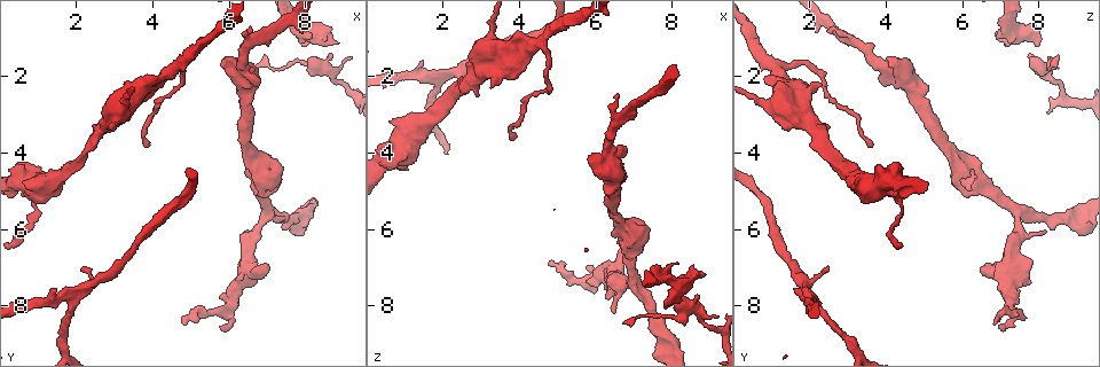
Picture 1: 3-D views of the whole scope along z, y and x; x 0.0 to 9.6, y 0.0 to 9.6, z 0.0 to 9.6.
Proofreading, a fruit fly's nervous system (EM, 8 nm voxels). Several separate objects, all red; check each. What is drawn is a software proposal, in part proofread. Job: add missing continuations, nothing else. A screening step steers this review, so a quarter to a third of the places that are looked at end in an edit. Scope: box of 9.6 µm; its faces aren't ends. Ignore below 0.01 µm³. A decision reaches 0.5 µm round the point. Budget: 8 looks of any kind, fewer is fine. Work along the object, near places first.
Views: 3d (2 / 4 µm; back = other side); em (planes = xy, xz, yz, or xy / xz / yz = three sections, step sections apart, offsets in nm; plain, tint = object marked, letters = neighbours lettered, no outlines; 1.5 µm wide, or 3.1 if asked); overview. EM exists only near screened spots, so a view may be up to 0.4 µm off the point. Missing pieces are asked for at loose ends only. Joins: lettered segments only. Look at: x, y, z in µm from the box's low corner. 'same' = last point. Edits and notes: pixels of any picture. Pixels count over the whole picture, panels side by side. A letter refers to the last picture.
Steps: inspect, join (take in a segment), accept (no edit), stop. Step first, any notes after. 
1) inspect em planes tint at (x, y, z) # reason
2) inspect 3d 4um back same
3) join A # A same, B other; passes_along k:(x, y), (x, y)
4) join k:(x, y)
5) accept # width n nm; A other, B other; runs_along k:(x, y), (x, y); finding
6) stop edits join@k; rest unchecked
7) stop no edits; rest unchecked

inspect em planes letters at (5.75, 8.65, 7.00) # tapers out

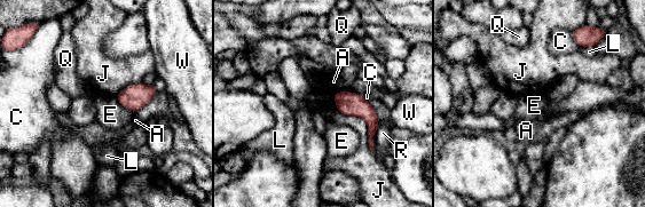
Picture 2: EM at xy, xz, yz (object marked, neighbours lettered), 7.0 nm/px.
accept # A other, C other, E other, J other, L other, Q other, R other, W other; border 2:(116, 96), (122, 105), (135, 112); no lettered segment goes on from it

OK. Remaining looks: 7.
inspect em planes plain at (3.20, 2.20, 2.25) # thick end

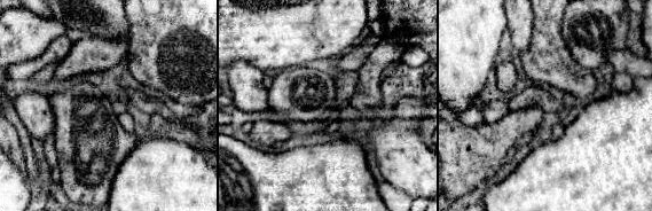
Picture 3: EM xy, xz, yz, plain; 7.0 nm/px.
inspect em planes letters same

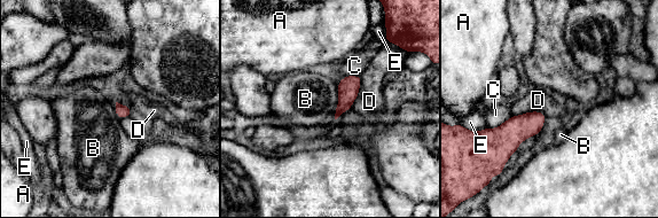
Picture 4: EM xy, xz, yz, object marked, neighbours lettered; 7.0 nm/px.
accept # longest_contact B 240 nm; A other, B other, C other, D other, E other; border 4:(337, 84), (337, 107), (334, 118); no lettered segment goes on from it

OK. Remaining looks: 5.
inspect 3d 2um at (1.40, 7.55, 1.60) # branch stops here

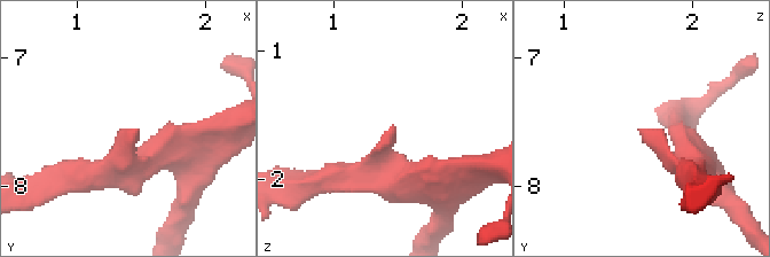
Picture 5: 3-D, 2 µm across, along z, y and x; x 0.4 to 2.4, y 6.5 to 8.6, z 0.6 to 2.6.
inspect em planes letters at (1.46, 7.58, 1.62) # shape alone is not enough

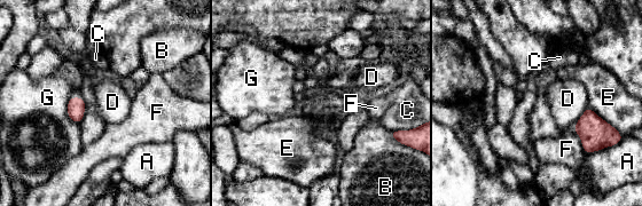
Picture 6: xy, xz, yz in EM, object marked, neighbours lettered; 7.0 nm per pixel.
accept # width 130 nm; A other, B other, C other, D other, E other, F other, G other; border 6:(69, 97), (67, 115), (79, 124); no lettered segment goes on from it

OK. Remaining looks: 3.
stop no edits; rest unchecked

